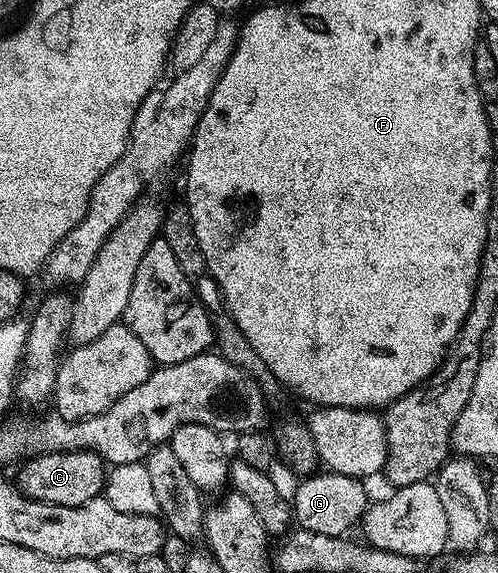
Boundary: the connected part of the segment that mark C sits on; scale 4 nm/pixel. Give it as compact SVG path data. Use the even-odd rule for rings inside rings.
M43 451L31 454L26 461L18 471L16 486L27 499L79 507L90 499L99 498L106 486L107 464L92 451Z

